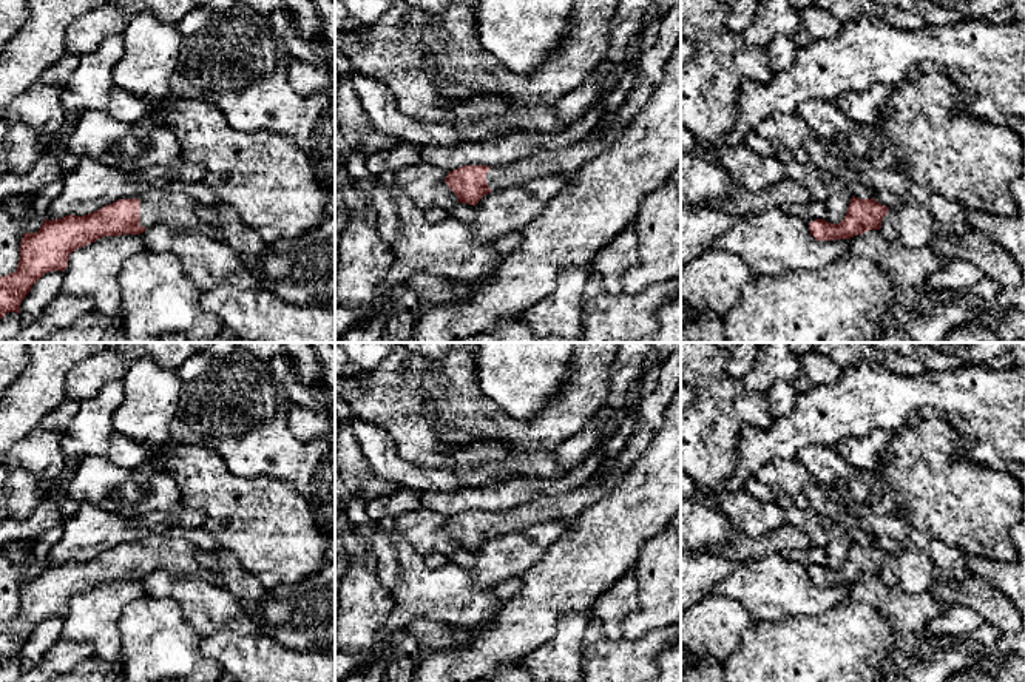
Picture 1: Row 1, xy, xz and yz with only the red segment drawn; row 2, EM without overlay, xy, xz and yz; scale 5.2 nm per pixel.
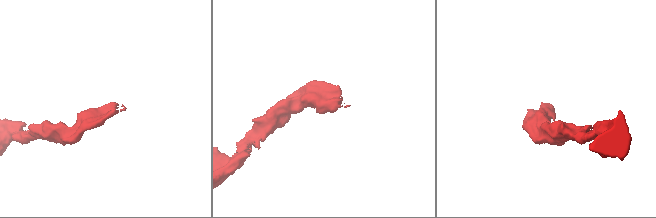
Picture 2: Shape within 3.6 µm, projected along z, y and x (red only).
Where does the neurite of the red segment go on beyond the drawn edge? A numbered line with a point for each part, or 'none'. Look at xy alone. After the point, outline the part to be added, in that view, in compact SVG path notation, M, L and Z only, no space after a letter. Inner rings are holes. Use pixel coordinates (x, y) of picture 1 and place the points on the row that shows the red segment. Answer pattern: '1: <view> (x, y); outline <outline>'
1: xy (161, 205); outline M156 185L137 198L140 201L140 225L164 224L176 230L196 230L222 241L222 231L213 228L198 216L199 201L188 194Z

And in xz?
1: xz (541, 162); outline M636 79L624 103L616 110L610 120L608 113L582 140L562 148L537 148L511 164L494 167L486 174L488 187L506 190L508 187L525 185L545 174L574 173L587 162L608 150L616 137L625 130L645 100L651 96L655 85L647 79Z

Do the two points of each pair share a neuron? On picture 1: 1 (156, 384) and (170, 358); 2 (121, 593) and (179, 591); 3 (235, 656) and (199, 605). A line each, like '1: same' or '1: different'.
1: different
2: different
3: different

